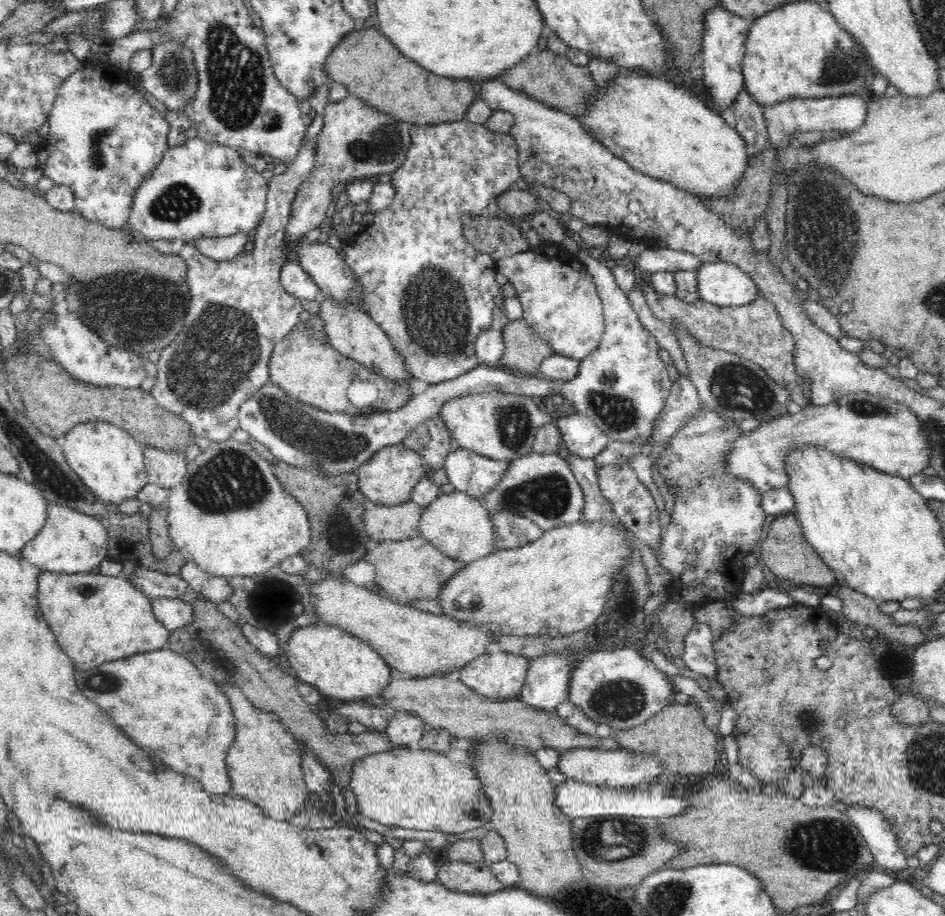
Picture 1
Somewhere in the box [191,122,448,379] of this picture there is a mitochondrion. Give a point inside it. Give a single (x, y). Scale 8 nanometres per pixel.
(382, 147)

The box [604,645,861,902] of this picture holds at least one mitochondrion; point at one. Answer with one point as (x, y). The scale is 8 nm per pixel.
(807, 720)

